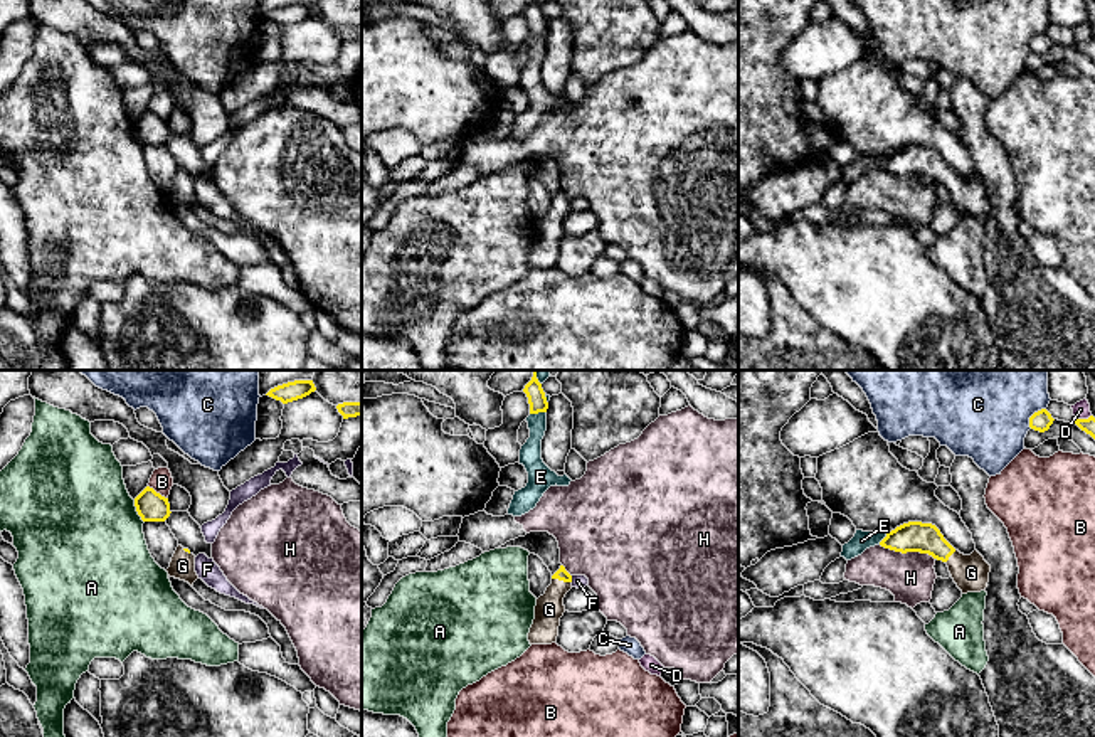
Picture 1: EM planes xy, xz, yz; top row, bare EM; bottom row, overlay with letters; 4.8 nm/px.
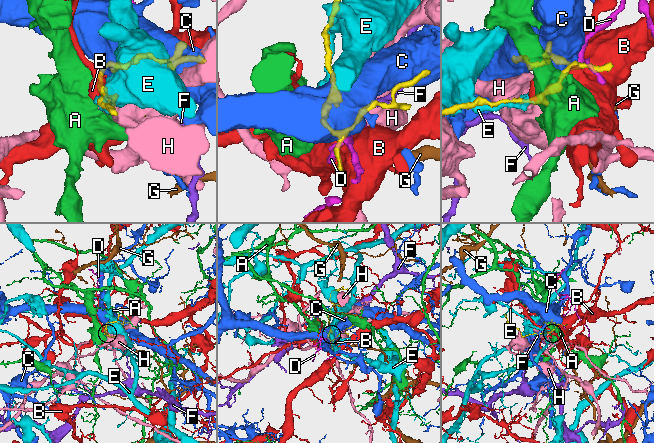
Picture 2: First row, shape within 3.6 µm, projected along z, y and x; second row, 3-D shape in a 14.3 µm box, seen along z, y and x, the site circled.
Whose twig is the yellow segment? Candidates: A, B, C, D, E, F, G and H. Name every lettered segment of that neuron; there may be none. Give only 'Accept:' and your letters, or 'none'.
Accept: G

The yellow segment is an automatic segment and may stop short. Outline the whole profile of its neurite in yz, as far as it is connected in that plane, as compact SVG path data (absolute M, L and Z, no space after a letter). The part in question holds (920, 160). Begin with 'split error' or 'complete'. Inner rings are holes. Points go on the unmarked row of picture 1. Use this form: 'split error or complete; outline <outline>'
split error; outline M903 146L888 155L880 168L902 177L928 177L934 182L945 185L962 217L981 215L987 210L991 188L984 183L984 180L977 173L971 178L960 177L932 146Z

